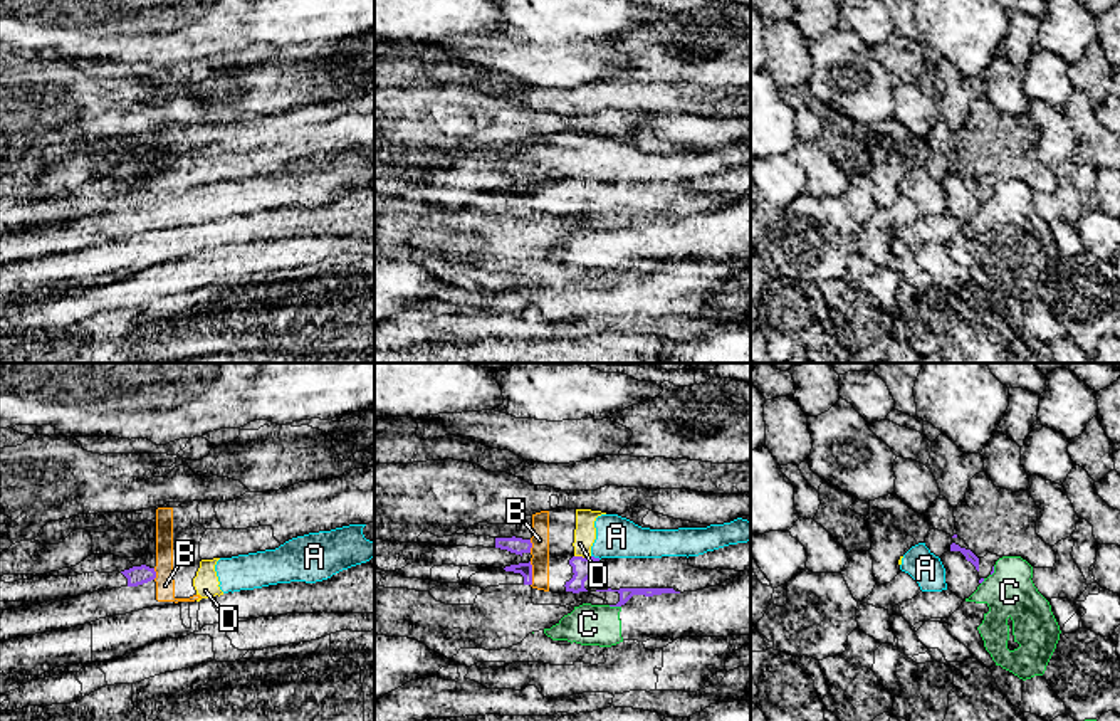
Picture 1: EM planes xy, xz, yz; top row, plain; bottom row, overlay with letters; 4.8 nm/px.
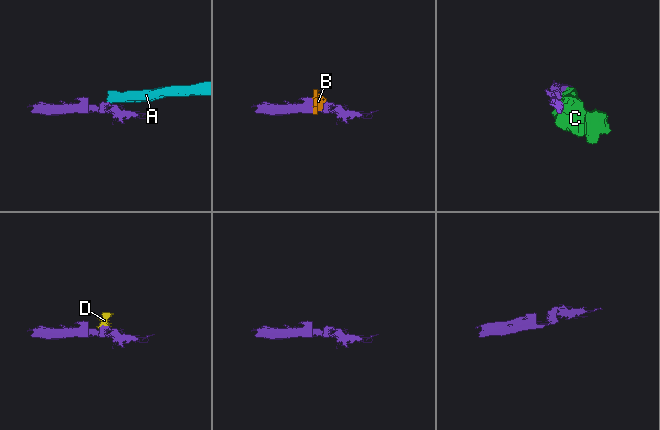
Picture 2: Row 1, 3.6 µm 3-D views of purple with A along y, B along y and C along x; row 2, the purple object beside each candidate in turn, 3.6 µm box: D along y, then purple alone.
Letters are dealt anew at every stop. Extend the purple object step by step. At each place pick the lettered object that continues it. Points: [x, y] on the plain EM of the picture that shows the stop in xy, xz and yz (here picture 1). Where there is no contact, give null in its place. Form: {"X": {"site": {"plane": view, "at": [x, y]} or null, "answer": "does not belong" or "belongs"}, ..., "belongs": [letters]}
{"A": {"site": {"plane": "xz", "at": [596, 182]}, "answer": "does not belong"}, "B": {"site": {"plane": "xz", "at": [531, 197]}, "answer": "belongs"}, "C": {"site": {"plane": "xz", "at": [615, 229]}, "answer": "does not belong"}, "D": {"site": {"plane": "xz", "at": [581, 180]}, "answer": "does not belong"}, "belongs": ["B"]}

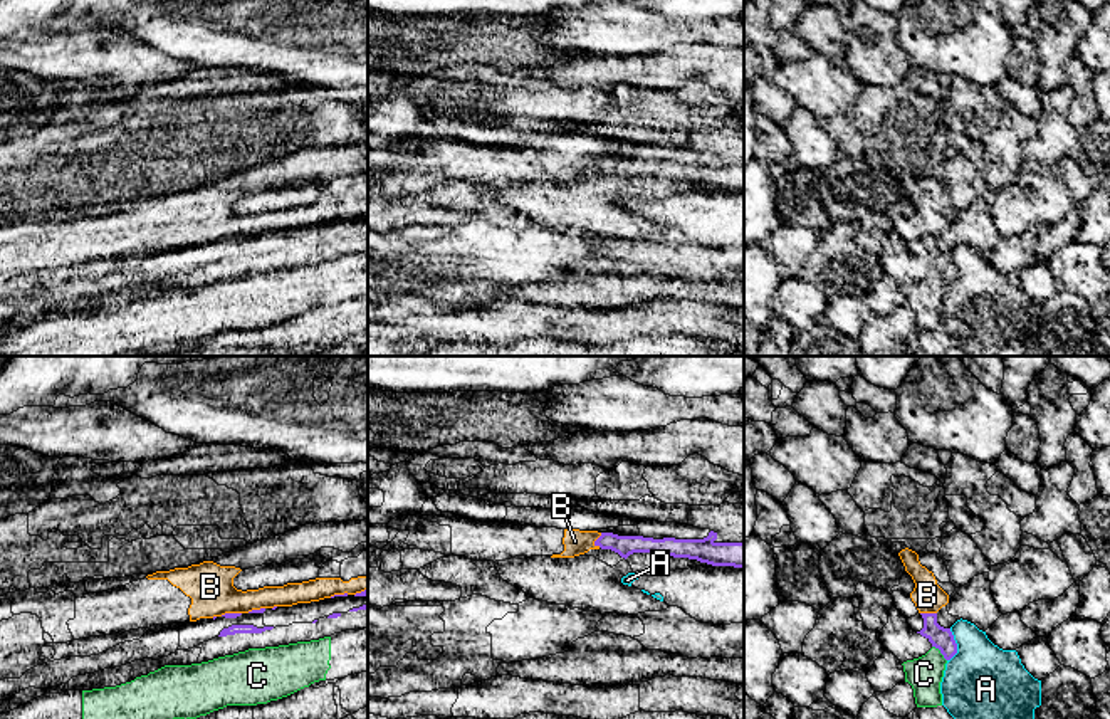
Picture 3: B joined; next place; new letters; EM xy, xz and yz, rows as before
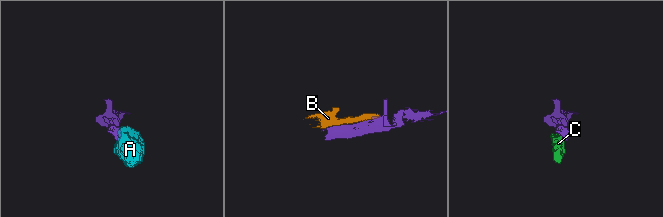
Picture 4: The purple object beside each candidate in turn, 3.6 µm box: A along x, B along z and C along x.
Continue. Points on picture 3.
{"A": {"site": {"plane": "yz", "at": [956, 269]}, "answer": "belongs"}, "B": {"site": {"plane": "xz", "at": [596, 163]}, "answer": "does not belong"}, "C": {"site": {"plane": "yz", "at": [941, 276]}, "answer": "does not belong"}, "belongs": ["A"]}

